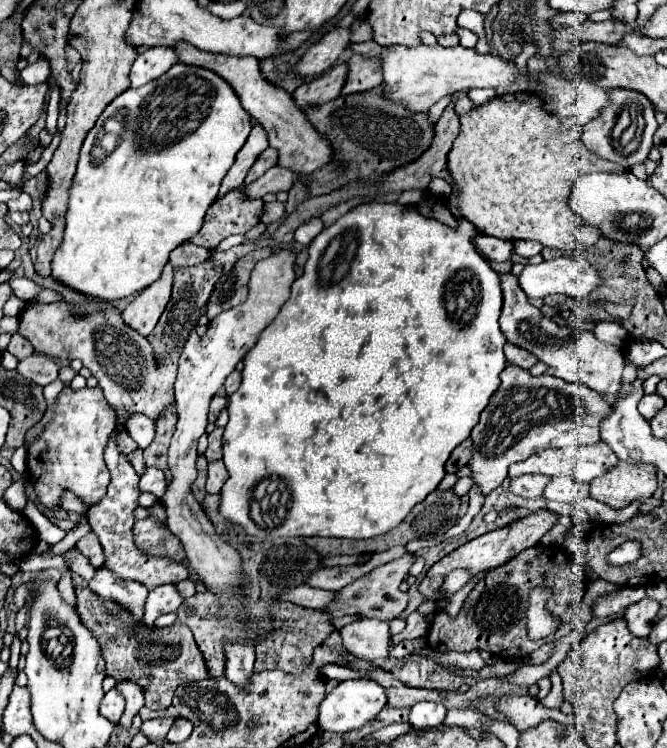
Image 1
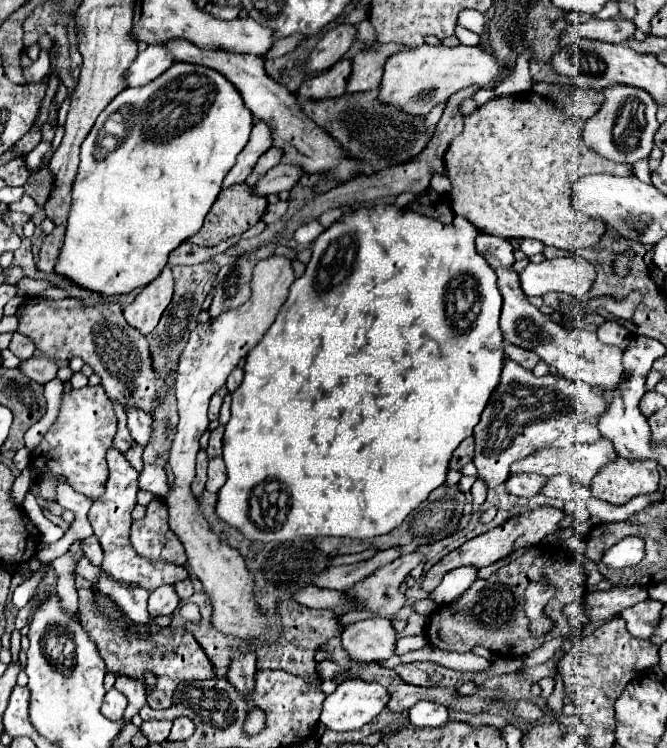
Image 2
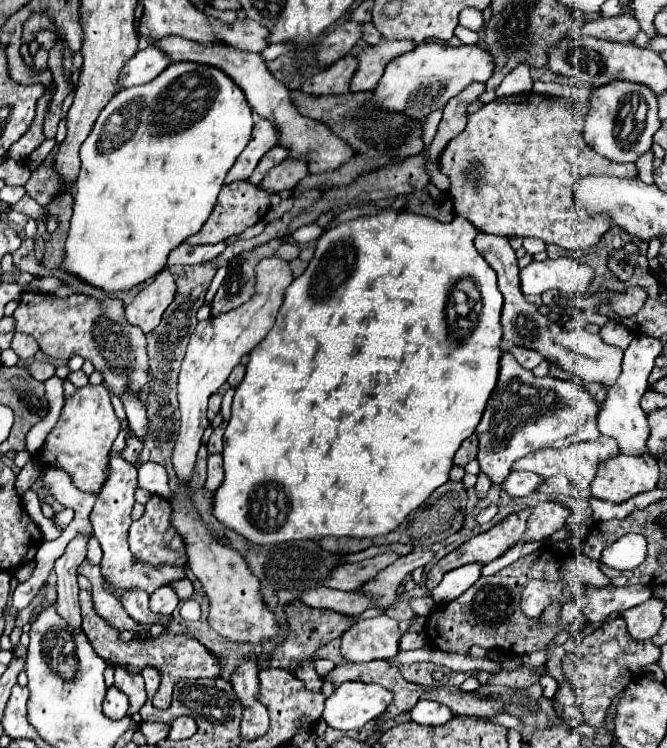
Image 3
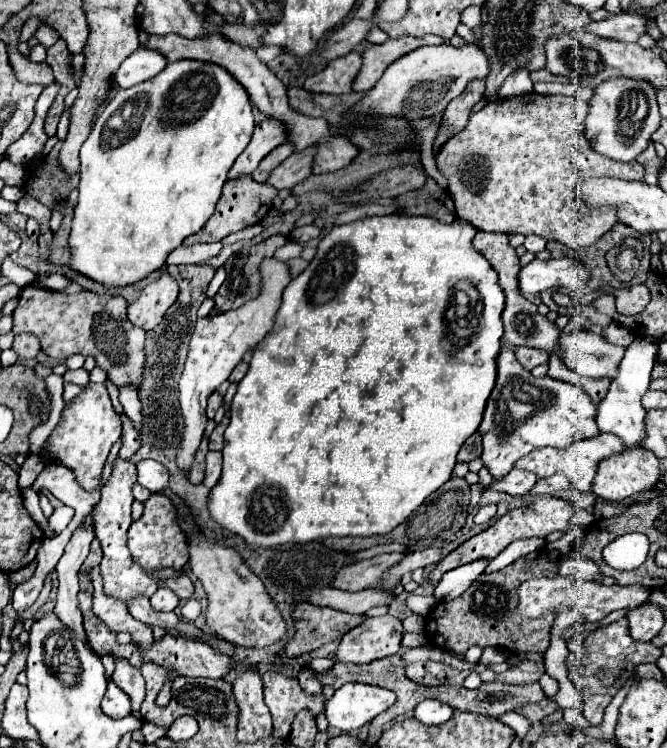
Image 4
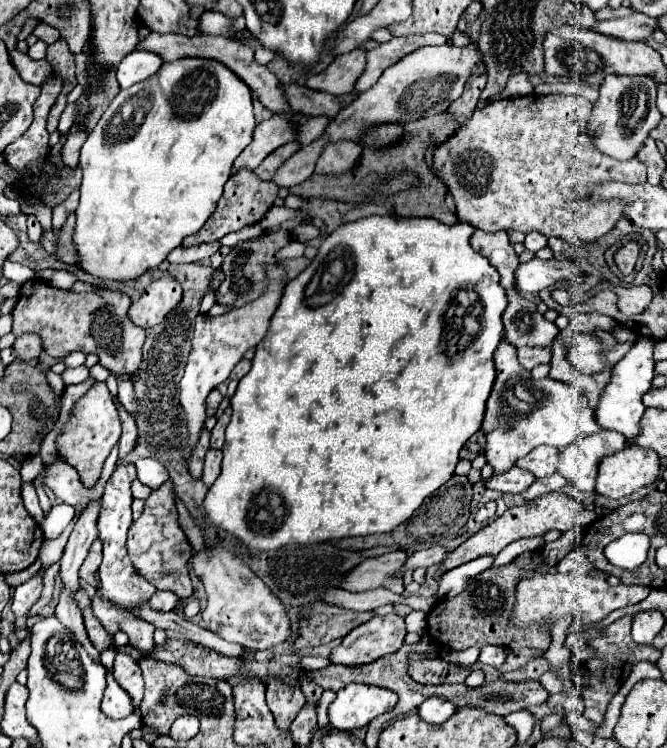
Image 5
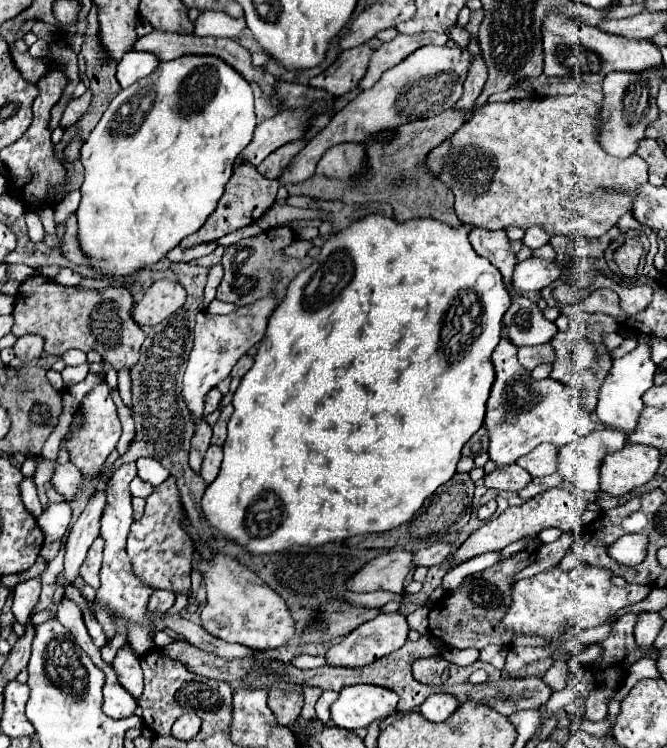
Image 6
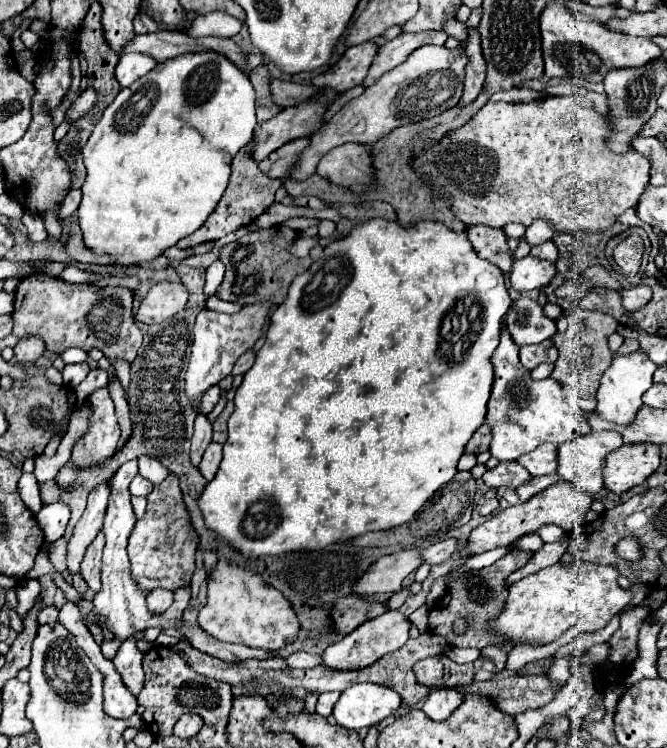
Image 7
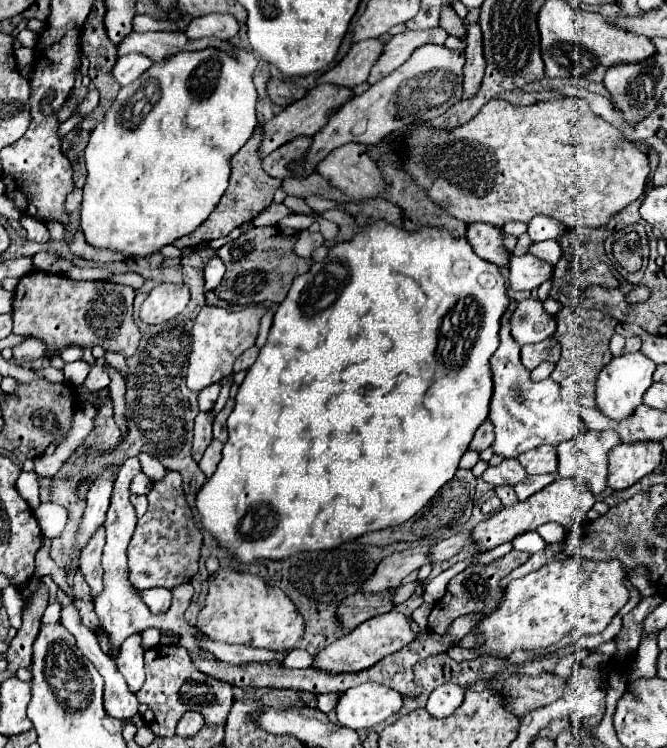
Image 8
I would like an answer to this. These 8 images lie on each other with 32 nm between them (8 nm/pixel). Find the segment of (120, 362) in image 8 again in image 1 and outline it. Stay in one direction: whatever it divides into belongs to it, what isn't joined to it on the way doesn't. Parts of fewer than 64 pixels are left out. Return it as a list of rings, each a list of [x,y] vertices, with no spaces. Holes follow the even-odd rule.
[[[136,416],[136,418],[130,418],[126,422],[126,428],[128,428],[128,434],[130,438],[138,444],[138,448],[146,448],[150,446],[150,442],[154,440],[154,434],[156,434],[156,424],[150,420],[150,418],[144,418],[144,416]]]

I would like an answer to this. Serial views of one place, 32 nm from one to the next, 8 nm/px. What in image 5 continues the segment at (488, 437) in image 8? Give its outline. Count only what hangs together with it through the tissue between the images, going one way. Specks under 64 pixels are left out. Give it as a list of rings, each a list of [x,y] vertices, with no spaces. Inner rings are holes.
[[[478,430],[476,434],[472,434],[472,438],[468,438],[468,442],[462,446],[460,450],[460,460],[474,460],[476,456],[480,456],[484,450],[484,432]]]

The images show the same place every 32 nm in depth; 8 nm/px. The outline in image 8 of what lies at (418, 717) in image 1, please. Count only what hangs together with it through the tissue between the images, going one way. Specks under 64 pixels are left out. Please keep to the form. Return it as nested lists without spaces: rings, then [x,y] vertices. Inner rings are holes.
[[[442,684],[430,694],[424,708],[434,718],[446,718],[462,704],[462,700],[464,700],[464,688],[462,686],[458,686],[458,684]]]

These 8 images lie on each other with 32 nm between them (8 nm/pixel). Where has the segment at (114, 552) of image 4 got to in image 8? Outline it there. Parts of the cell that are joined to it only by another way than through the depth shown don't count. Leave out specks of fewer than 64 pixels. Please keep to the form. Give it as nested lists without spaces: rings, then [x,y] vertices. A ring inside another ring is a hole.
[[[122,464],[116,480],[114,480],[114,490],[112,490],[112,498],[110,498],[110,508],[106,512],[106,546],[104,546],[104,556],[102,556],[102,568],[104,568],[104,590],[102,594],[98,594],[94,598],[94,610],[100,618],[100,626],[110,634],[110,644],[112,648],[112,656],[118,654],[118,646],[132,634],[136,634],[138,630],[146,630],[146,628],[158,628],[161,630],[171,630],[179,635],[179,645],[186,646],[188,652],[198,652],[206,658],[214,658],[210,652],[198,648],[196,644],[196,634],[192,634],[192,626],[188,624],[184,618],[184,613],[191,604],[194,594],[194,588],[190,582],[173,588],[171,608],[161,615],[154,615],[148,606],[144,604],[142,596],[138,594],[138,590],[132,586],[132,582],[128,580],[128,562],[126,562],[126,548],[132,536],[132,530],[136,526],[136,514],[134,514],[134,506],[130,504],[130,482],[132,478],[140,472],[140,464]]]

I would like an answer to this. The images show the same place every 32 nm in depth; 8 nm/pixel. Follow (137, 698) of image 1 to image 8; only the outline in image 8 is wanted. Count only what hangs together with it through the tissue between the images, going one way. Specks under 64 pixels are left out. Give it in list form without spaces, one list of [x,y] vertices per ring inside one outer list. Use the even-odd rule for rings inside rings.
[[[132,634],[130,638],[124,640],[124,644],[120,646],[120,652],[118,656],[114,658],[116,662],[116,668],[120,670],[120,674],[124,676],[128,688],[136,694],[142,684],[144,684],[144,660],[142,660],[142,654],[144,650],[140,648],[140,634]]]

